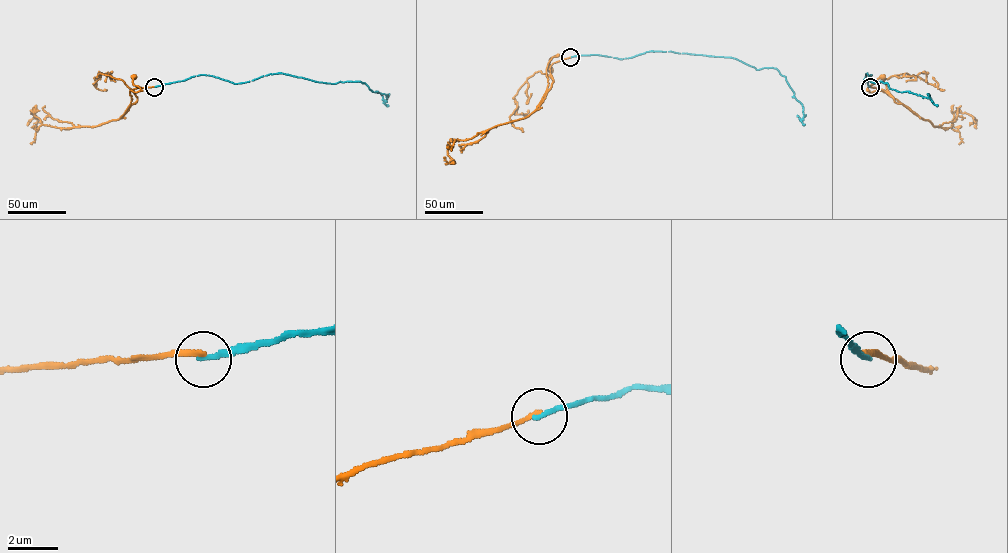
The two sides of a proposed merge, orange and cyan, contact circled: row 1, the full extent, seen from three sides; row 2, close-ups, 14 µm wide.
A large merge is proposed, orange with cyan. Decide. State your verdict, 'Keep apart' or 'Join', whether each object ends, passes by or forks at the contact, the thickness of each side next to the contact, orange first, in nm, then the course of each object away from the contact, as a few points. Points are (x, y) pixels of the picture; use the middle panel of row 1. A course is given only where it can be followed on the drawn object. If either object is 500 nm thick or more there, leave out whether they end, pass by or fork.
Keep apart. At the ring orange ends. At the ring cyan ends. Thickness 180 nm (orange) against 200 nm. Course of orange: (571, 57), (551, 66), (554, 81), (537, 107), (548, 84), (547, 64), (558, 54), (550, 59), (549, 69). Course of cyan: (571, 57), (622, 59), (671, 51), (731, 57), (756, 69), (776, 68), (802, 104), (802, 119), (797, 115)

